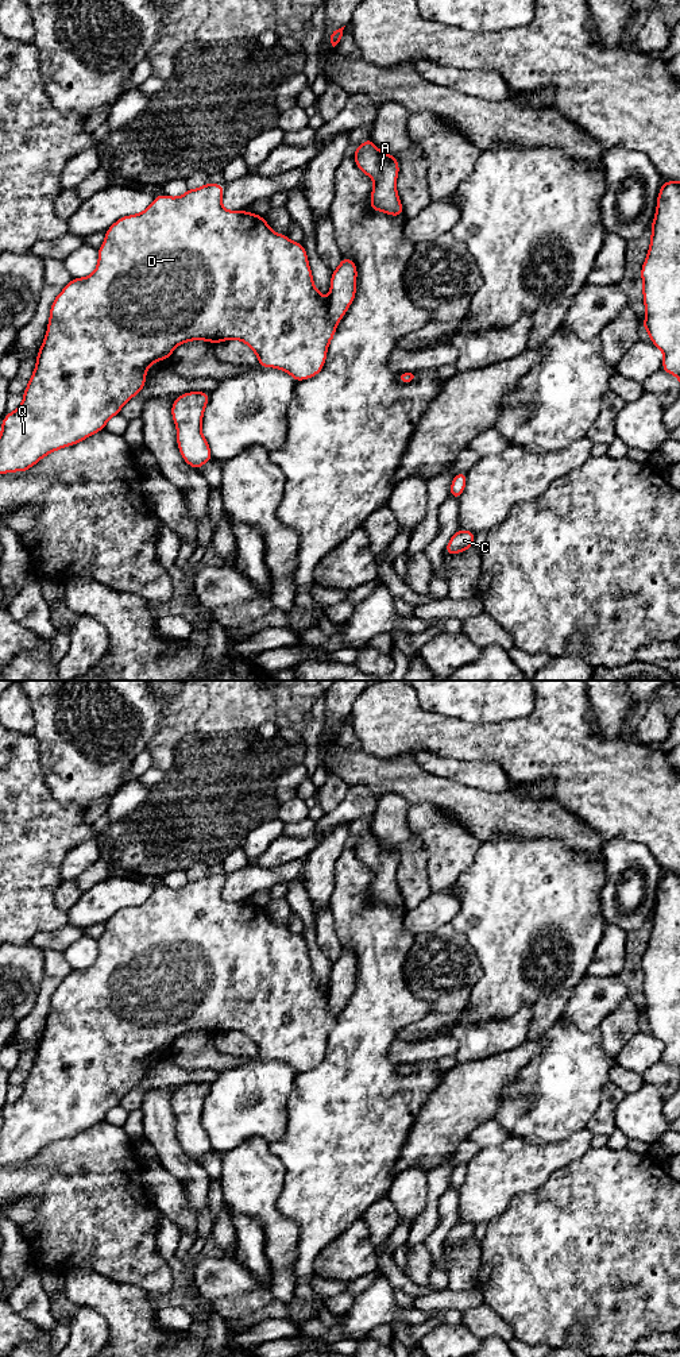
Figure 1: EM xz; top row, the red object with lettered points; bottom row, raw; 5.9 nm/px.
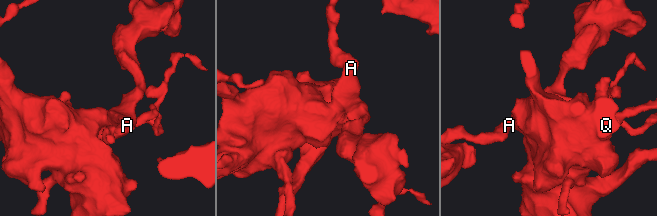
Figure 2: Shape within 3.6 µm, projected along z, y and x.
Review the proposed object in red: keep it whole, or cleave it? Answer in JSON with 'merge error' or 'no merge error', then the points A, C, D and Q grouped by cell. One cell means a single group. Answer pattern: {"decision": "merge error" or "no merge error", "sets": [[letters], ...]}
{"decision": "merge error", "sets": [["A", "C"], ["D", "Q"]]}

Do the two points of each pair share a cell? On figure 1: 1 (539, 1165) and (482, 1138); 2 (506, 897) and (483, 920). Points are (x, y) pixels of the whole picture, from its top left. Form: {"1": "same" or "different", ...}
{"1": "different", "2": "same"}

